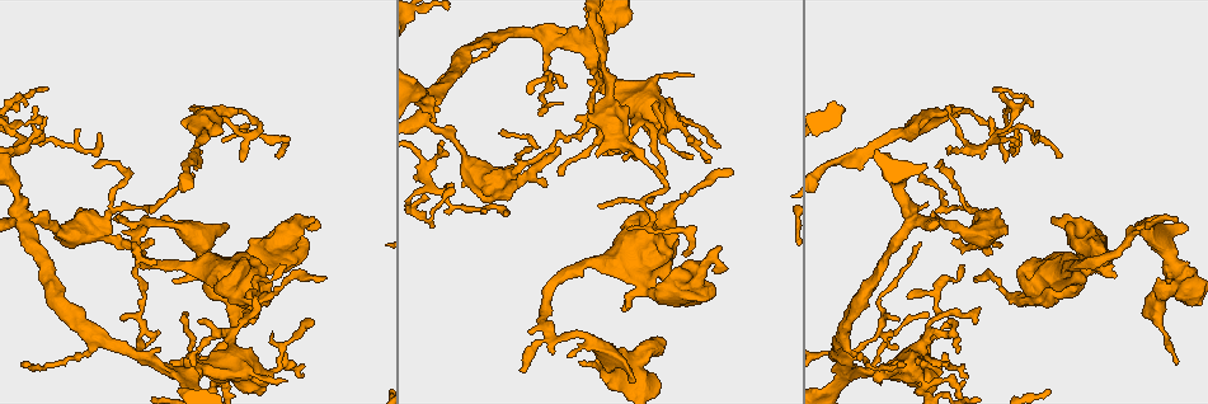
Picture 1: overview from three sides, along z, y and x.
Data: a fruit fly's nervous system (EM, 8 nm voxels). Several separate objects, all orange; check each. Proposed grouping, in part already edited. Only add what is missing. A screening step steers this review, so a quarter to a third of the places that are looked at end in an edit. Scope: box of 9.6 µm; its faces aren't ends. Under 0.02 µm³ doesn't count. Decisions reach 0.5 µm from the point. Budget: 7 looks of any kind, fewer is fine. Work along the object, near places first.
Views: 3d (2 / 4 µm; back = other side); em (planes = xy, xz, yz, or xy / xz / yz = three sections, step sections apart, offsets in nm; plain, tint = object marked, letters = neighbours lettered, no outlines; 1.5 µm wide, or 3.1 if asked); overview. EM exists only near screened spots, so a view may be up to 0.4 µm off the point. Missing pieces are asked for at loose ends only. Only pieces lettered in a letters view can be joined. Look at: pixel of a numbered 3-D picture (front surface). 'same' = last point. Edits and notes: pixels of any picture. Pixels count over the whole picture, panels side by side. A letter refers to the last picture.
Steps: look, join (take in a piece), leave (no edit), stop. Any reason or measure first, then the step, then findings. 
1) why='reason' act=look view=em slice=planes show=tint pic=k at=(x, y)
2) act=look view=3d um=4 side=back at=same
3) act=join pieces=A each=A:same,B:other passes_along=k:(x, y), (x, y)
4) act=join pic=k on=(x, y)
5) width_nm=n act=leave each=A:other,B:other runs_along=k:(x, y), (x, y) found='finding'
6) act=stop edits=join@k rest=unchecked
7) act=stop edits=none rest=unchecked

why='thin end' act=look view=em slice=planes show=plain pic=1 at=(453, 184)

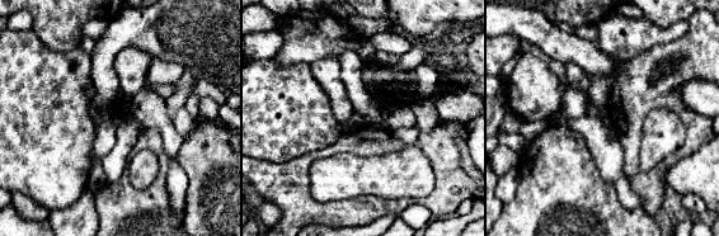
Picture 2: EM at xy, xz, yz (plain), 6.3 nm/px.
why='see the neighbours' act=look view=em slice=planes show=letters at=same

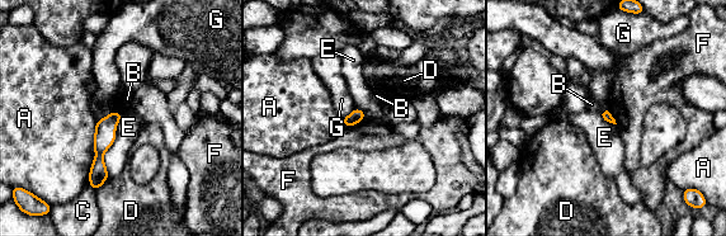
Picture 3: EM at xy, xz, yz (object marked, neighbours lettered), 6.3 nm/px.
act=leave each=A:other,B:other,C:other,D:other,E:other,F:other,G:other runs_along=3:(117, 114), (105, 127), (95, 185) found='no lettered piece goes on from it'

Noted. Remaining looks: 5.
why='free end' act=look view=3d um=2 pic=1 at=(311, 220)

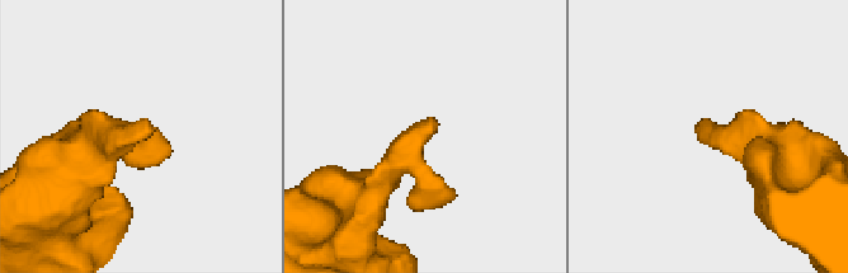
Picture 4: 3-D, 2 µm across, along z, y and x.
why='shape alone is not enough' act=look view=em slice=xz step=4 show=plain pic=4 at=(702, 133)

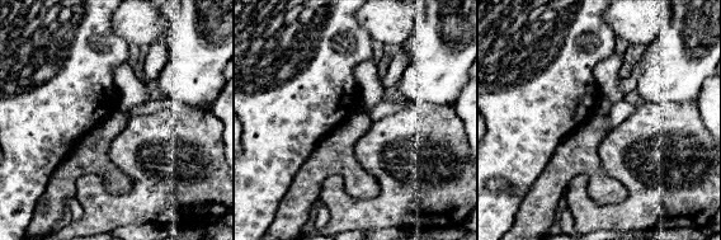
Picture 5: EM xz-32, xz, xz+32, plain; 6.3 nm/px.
why='what lies round it' act=look view=em slice=xz step=4 show=letters at=same

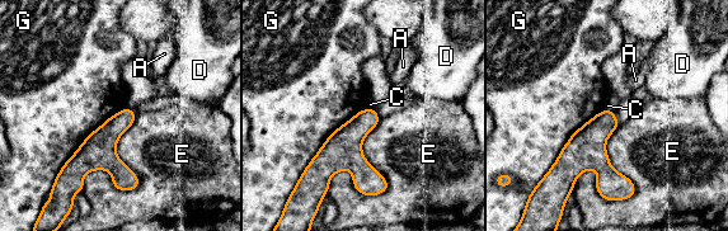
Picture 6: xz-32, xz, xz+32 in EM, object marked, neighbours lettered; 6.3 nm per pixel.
act=leave each=A:other,C:other,D:other,E:other,G:other border=6:(126, 105), (97, 127), (55, 177) found='none of them fits'

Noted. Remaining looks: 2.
why='an open end' act=look view=3d um=4 side=back pic=1 at=(1185, 224)

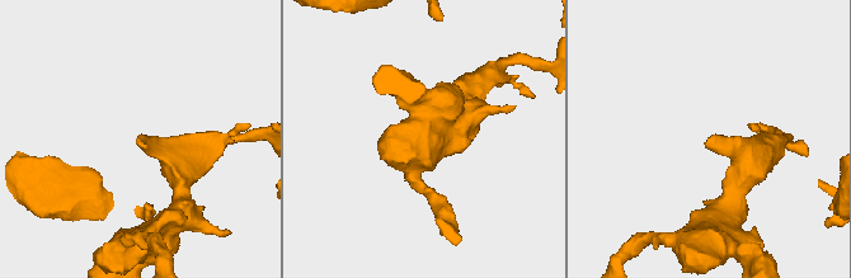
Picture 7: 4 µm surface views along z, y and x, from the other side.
why='now the EM' act=look view=em slice=planes show=letters pic=7 at=(711, 136)

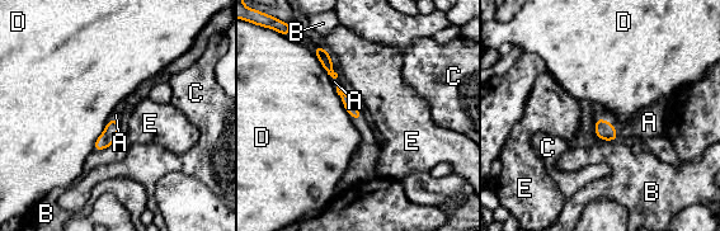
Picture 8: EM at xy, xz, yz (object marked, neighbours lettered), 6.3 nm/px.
act=join pic=8 on=(649, 122) each=A:same,B:other,C:other,D:other,E:other passes_along=8:(603, 130), (610, 122), (649, 122) found='the cell continues'

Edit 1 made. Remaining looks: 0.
act=stop edits=join@8 rest=unchecked

